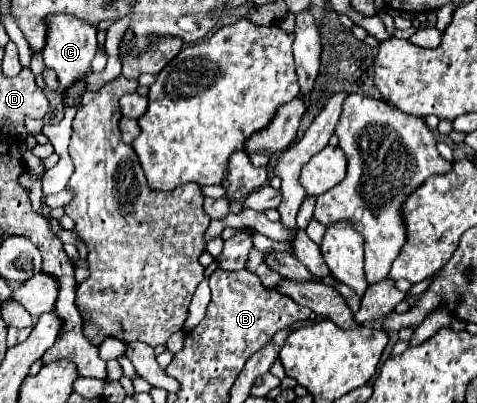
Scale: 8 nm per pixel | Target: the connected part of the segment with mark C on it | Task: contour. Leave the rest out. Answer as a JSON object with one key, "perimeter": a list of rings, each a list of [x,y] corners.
{"perimeter":[[[50,16],[50,36],[46,40],[46,48],[42,52],[44,64],[46,68],[52,68],[58,74],[58,90],[56,94],[60,98],[64,98],[66,90],[78,82],[84,80],[86,74],[92,68],[92,60],[96,56],[96,26],[94,24],[86,24],[74,16]]]}

